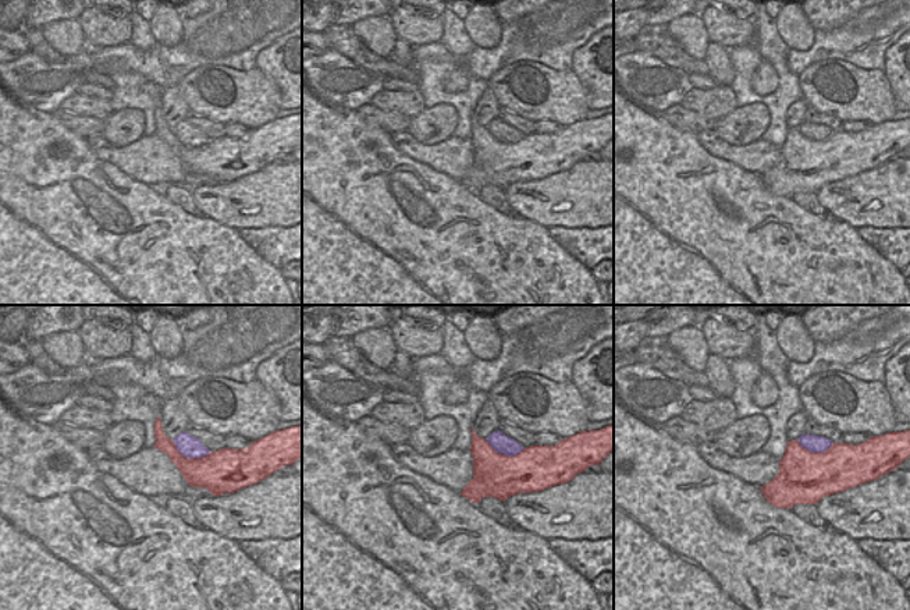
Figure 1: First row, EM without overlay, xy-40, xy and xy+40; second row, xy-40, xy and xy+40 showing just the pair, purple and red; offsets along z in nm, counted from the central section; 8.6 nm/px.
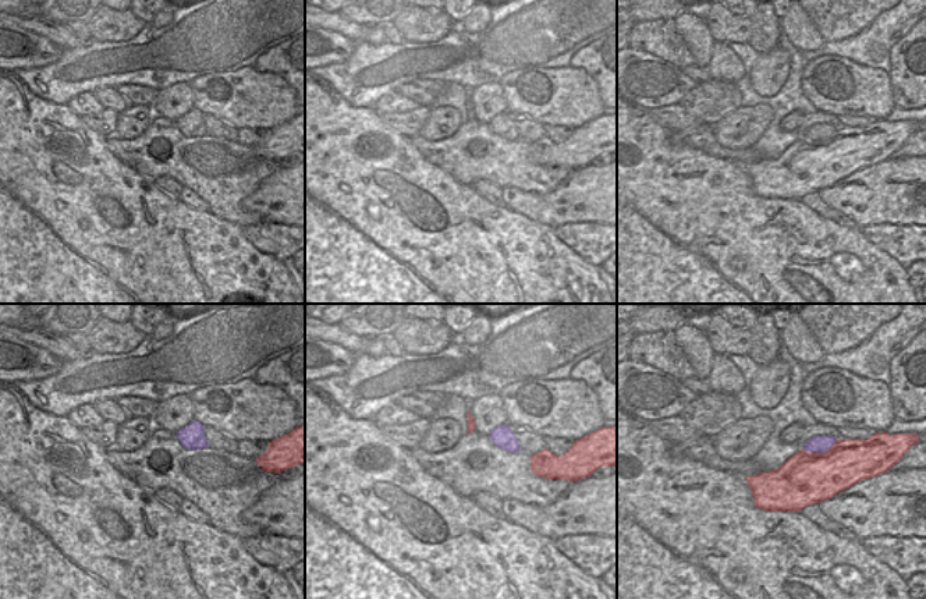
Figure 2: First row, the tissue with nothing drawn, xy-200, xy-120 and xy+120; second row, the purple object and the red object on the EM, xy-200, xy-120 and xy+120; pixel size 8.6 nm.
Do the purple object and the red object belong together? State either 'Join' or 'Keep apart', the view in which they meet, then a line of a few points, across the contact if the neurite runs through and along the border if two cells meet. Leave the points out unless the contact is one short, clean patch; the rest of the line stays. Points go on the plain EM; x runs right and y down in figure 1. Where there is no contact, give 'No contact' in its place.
Keep apart. Touches purple in xy-40. Line: xy-40 (171, 128), (187, 145), (203, 145), (210, 141)

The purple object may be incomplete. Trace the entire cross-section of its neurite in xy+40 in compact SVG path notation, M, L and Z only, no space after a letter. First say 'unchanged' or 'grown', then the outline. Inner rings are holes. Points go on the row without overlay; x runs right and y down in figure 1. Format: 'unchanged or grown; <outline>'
unchanged; M804 121L797 127L797 130L801 135L811 141L824 141L833 132L833 130L828 128L824 124Z

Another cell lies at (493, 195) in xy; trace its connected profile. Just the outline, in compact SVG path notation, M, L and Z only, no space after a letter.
M483 185L480 189L477 189L477 194L484 203L493 206L500 213L508 217L518 216L505 198L505 189L495 185Z

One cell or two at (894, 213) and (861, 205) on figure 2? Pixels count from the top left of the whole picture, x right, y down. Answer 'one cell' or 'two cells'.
one cell

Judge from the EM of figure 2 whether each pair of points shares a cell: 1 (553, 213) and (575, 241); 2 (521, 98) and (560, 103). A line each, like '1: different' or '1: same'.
1: different
2: same

